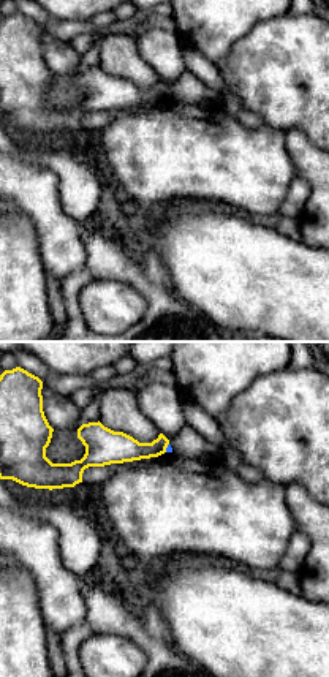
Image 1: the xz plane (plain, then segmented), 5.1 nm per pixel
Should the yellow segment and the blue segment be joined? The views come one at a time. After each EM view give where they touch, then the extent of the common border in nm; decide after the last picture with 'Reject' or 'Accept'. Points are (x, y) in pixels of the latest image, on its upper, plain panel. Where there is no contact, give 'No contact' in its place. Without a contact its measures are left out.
Touches yellow at (166, 92). Shared border 50 nm

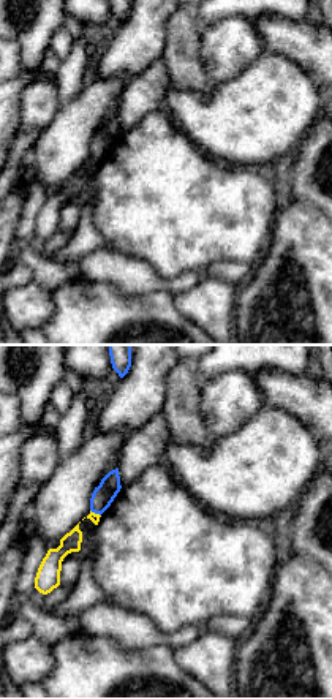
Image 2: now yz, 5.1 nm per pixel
Touches yellow at (94, 158). Shared border 70 nm

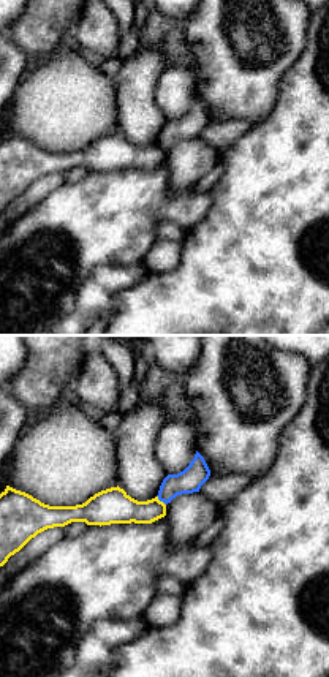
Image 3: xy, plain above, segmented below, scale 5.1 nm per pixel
Touches yellow at (158, 146). Shared border 70 nm

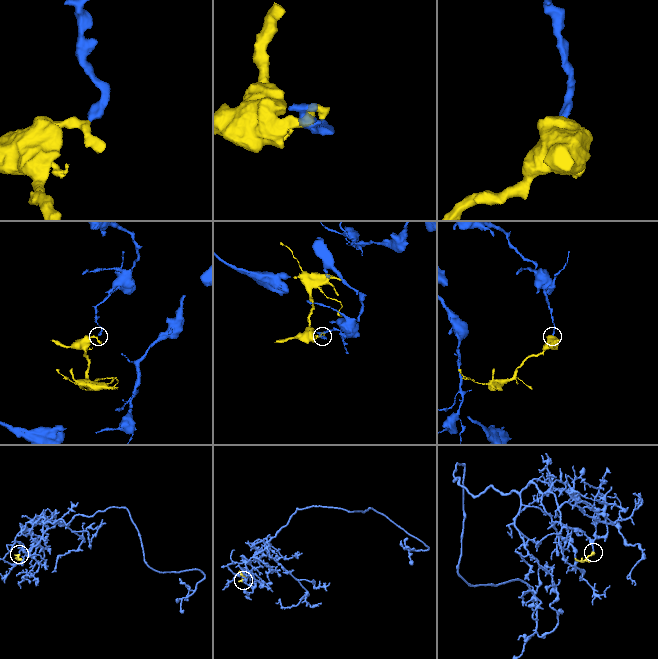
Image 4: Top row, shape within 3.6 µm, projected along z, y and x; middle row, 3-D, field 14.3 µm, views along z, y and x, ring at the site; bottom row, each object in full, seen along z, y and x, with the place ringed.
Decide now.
Reject

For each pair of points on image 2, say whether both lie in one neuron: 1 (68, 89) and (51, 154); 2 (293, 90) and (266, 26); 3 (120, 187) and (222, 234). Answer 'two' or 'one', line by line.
1: two
2: two
3: one

